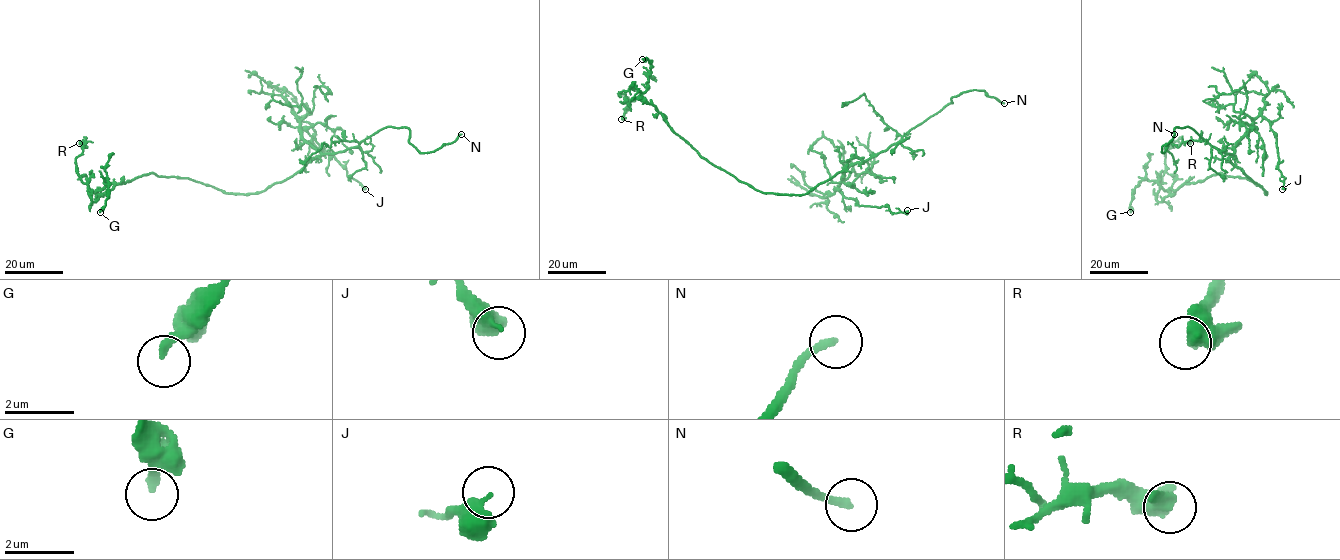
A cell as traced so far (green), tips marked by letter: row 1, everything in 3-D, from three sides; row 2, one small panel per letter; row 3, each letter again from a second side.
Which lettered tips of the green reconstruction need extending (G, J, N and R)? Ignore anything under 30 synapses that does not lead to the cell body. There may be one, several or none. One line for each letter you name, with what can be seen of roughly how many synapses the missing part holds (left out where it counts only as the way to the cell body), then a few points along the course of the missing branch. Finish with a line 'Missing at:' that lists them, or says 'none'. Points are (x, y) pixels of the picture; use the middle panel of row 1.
N: course (1004, 103), (1012, 115), (1027, 124), (1044, 118)
Missing at: N

